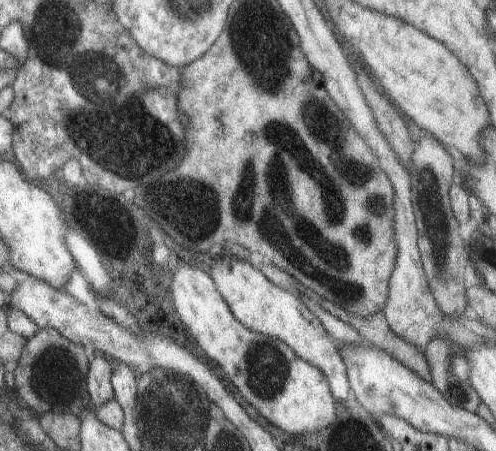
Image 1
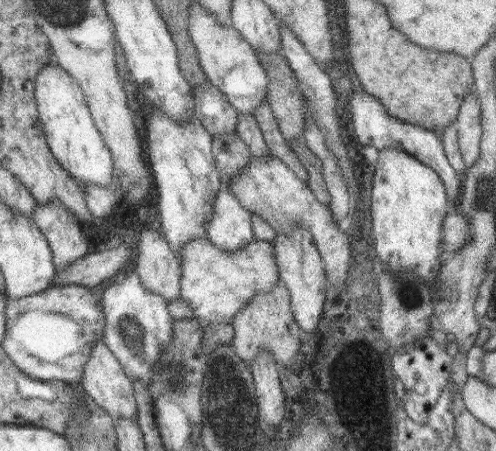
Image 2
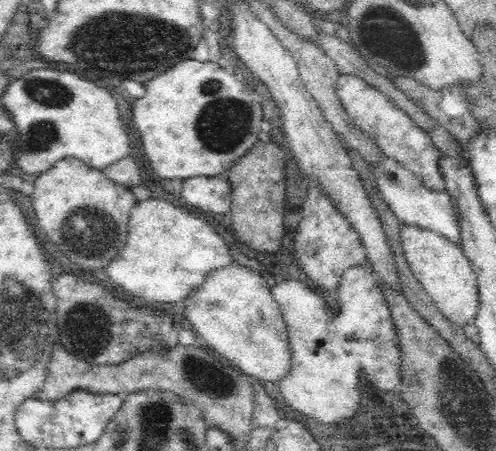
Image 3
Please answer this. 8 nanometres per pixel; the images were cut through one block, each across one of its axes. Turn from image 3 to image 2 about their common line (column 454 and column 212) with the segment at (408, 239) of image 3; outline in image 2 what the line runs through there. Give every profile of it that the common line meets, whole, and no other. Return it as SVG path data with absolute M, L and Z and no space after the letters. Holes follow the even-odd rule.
M197 238L181 248L181 298L191 306L201 322L229 324L259 292L271 290L281 280L275 250L269 242L253 240L239 252L225 252L213 246L209 238Z

